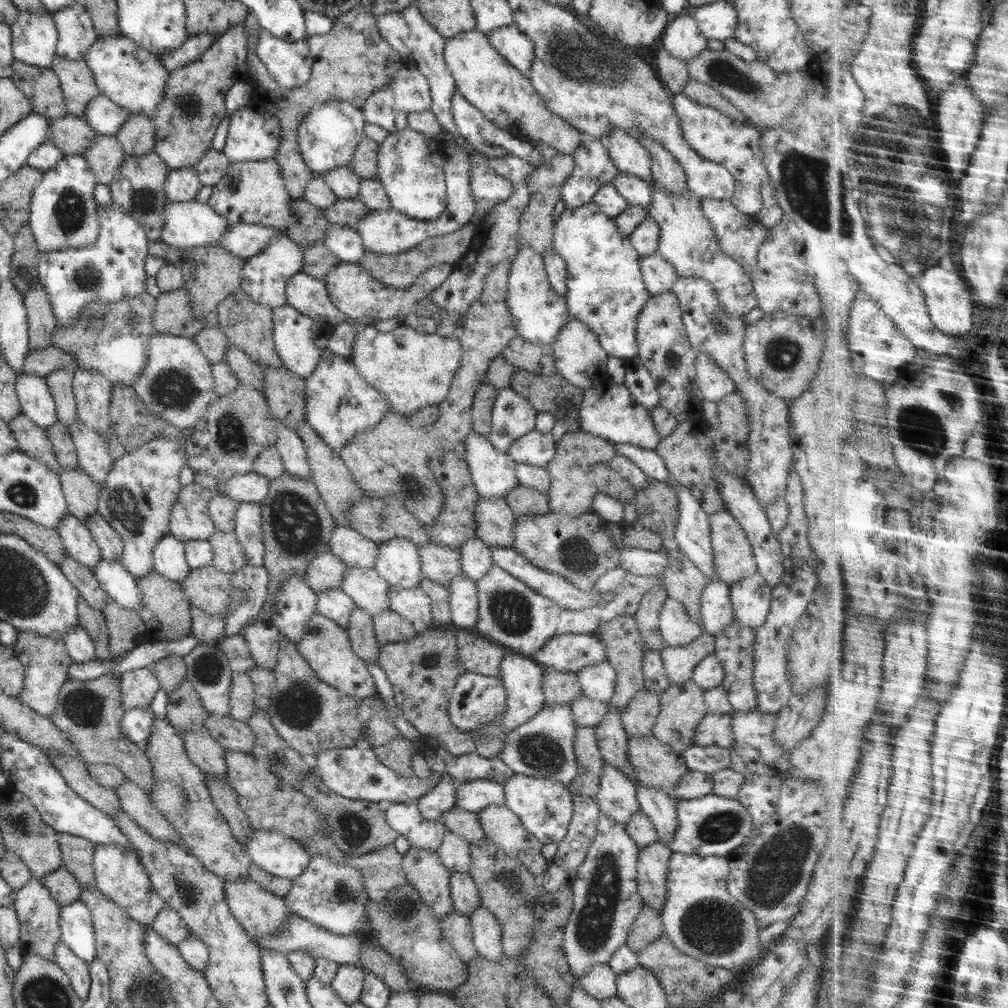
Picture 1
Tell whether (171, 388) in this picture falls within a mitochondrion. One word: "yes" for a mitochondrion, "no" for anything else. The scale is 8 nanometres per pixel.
yes

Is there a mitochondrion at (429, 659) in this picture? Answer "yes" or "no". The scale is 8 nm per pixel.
yes

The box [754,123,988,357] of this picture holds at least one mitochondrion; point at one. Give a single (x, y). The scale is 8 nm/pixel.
(804, 175)

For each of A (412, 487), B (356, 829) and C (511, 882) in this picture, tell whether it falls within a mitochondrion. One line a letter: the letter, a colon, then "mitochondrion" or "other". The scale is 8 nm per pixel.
A: mitochondrion
B: mitochondrion
C: mitochondrion

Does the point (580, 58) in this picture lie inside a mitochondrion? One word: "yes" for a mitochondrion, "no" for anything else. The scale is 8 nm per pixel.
yes

